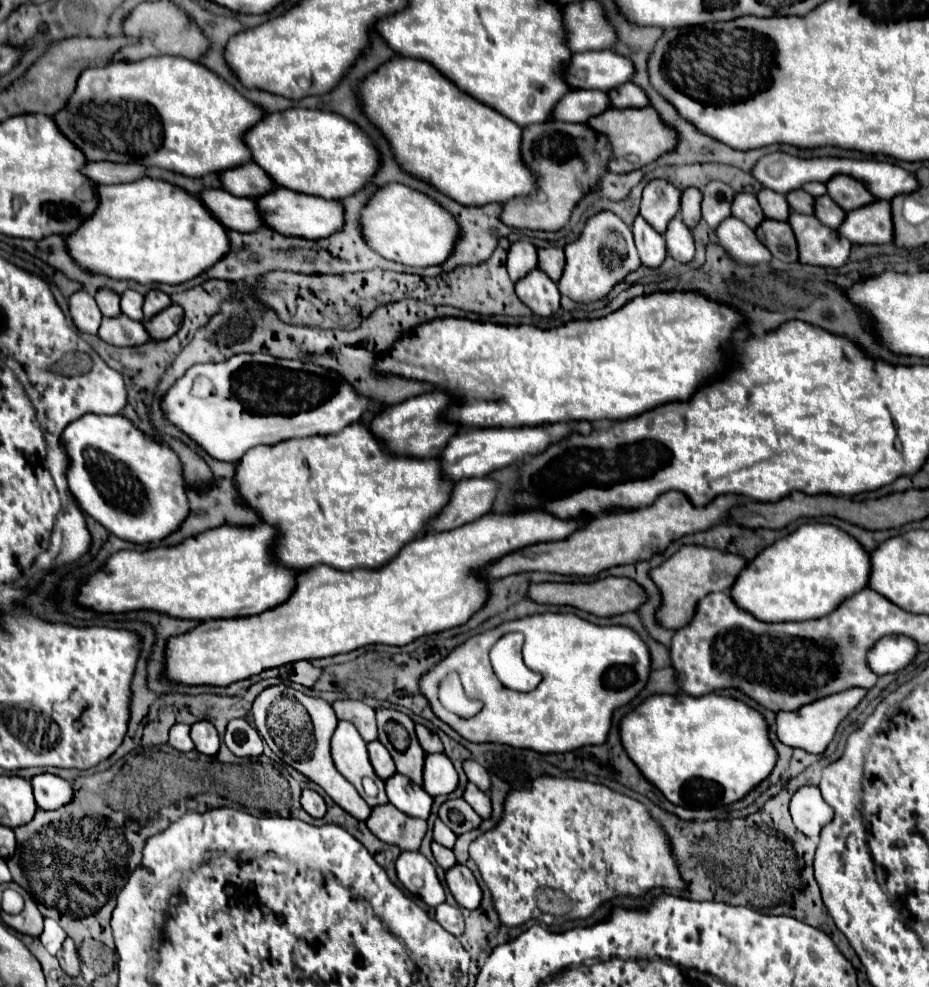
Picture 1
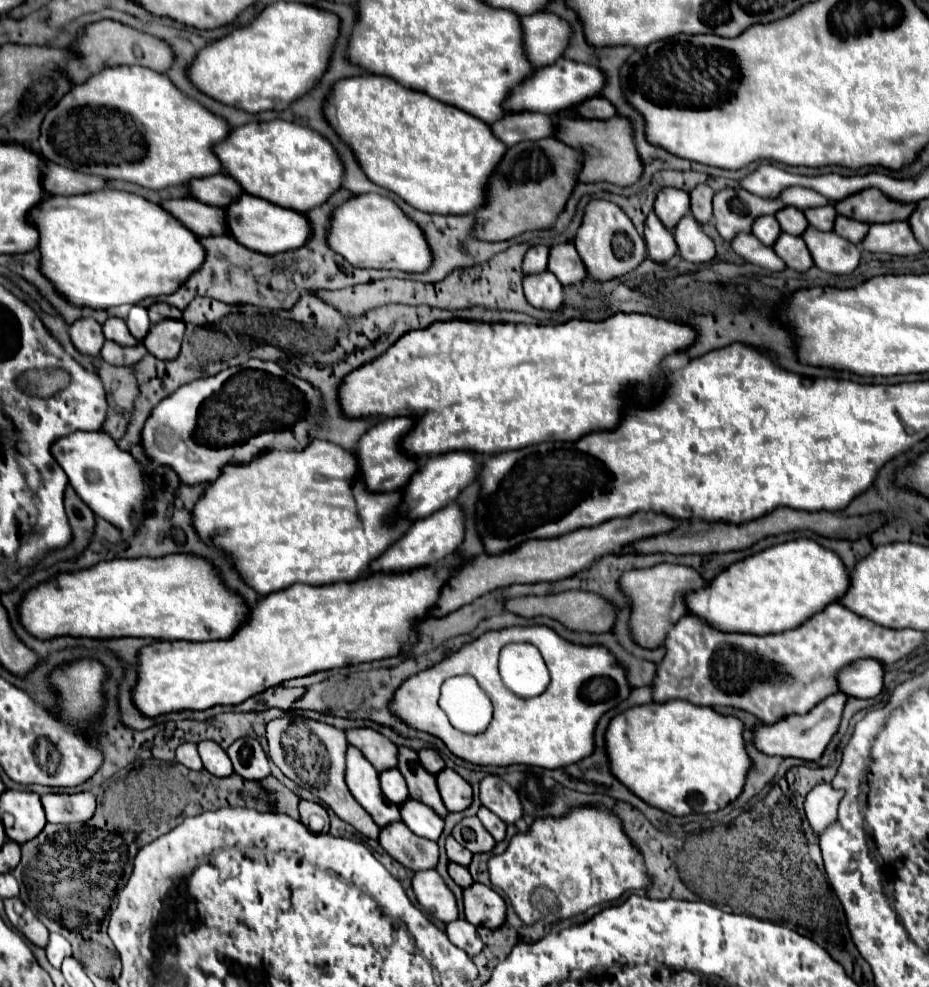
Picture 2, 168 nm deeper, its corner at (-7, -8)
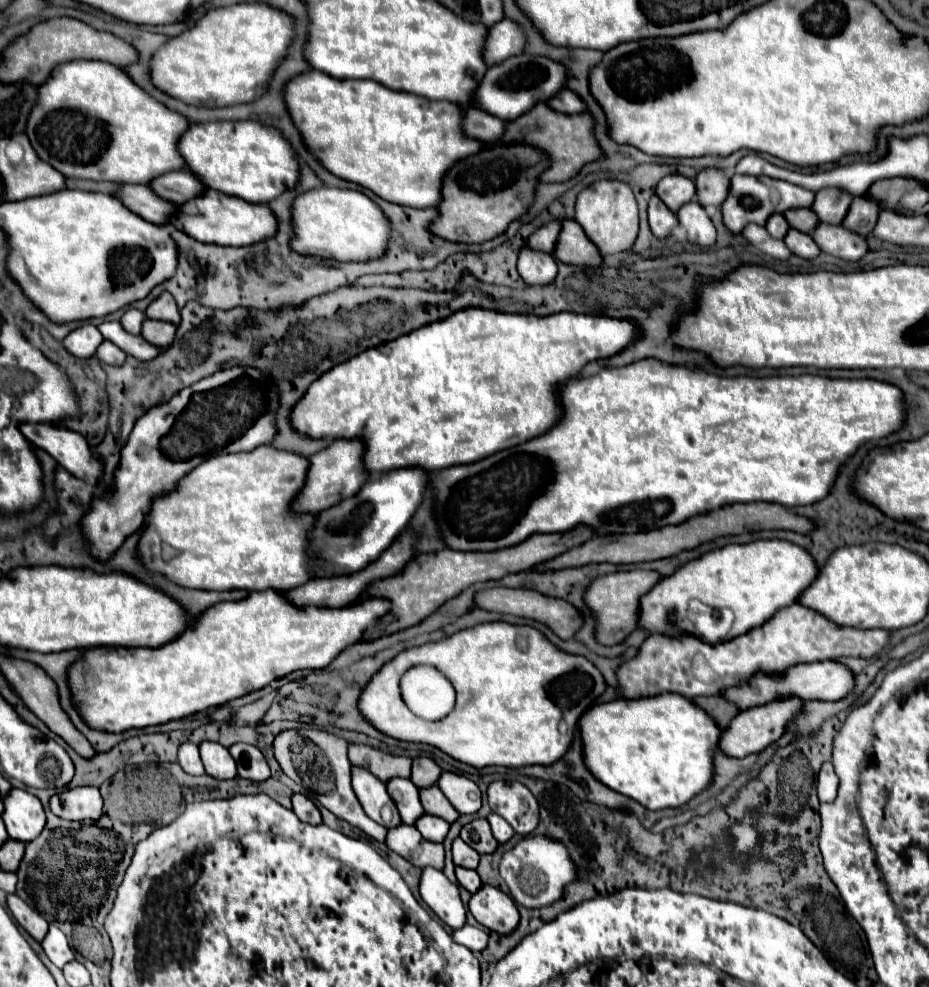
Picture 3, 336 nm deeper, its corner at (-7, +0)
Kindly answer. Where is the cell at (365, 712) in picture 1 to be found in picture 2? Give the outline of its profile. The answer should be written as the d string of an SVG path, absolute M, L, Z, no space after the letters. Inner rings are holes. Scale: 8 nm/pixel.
M351 728L345 730L345 736L349 744L363 752L363 756L377 768L377 772L397 766L397 748L381 732L373 728Z

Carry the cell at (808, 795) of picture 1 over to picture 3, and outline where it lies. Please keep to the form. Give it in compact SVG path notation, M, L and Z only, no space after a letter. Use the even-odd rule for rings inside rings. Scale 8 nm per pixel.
M825 762L819 778L817 778L817 792L819 792L819 800L821 802L831 802L837 796L837 786L839 786L839 778L835 774L835 768L831 762Z

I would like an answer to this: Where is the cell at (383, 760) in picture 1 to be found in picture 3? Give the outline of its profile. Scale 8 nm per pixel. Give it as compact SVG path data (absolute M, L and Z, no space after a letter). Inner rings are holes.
M395 778L387 782L387 792L393 798L393 802L399 808L401 822L413 826L419 816L423 816L423 806L419 802L419 790L413 786L411 780L405 778Z

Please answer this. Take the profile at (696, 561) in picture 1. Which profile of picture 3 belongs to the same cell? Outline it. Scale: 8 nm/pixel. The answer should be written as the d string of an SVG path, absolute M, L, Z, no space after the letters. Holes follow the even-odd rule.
M631 570L631 572L613 572L607 576L595 578L585 590L585 604L595 618L595 638L603 646L613 646L623 642L637 628L637 610L639 598L649 592L659 582L657 572L649 570Z

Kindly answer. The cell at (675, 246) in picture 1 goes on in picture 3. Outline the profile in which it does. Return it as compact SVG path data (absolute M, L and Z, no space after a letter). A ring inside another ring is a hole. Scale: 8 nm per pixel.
M697 200L683 204L683 208L679 208L677 212L677 218L679 218L679 224L687 230L687 236L691 242L705 248L715 244L715 226L709 220L705 208Z

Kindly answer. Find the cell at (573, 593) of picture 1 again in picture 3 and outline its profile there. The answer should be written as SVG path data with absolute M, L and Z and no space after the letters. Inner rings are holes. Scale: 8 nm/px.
M489 588L489 590L481 590L473 594L473 604L481 610L489 610L489 612L501 612L501 614L513 614L519 618L531 618L535 622L543 622L547 628L551 628L561 640L571 640L573 634L581 628L583 618L581 614L565 600L557 600L557 598L549 598L543 596L535 590L511 590L511 588Z

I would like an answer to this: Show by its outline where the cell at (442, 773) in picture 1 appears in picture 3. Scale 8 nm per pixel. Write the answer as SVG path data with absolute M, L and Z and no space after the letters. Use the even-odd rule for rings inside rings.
M443 772L437 786L459 814L475 814L481 808L481 790L465 776Z

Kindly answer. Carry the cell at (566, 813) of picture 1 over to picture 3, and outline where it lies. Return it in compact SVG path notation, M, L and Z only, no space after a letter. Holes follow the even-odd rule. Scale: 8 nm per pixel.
M535 836L521 840L513 850L505 852L499 864L499 872L515 902L525 908L543 908L561 898L563 886L575 880L577 868L561 842L547 840L545 836Z

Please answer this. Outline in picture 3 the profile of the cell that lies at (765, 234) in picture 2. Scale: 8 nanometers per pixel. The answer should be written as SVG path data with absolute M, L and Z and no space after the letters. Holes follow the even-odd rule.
M775 214L775 216L771 216L769 220L767 220L767 232L771 234L771 236L775 236L775 238L785 238L785 234L787 234L787 230L789 230L789 224L787 224L787 220L781 216L781 214Z

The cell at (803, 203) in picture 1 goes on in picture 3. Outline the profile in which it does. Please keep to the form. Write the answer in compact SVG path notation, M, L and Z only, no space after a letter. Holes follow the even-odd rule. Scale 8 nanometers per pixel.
M823 188L815 194L815 202L811 210L819 216L821 222L827 224L841 224L843 218L847 216L847 210L851 206L853 196L837 190L837 188Z

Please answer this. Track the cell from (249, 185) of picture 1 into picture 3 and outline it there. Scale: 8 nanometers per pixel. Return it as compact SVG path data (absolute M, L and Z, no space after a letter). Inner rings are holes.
M177 170L177 172L167 172L163 176L157 176L155 180L151 180L149 188L163 200L179 206L199 194L205 192L205 186L199 184L199 180L185 170Z

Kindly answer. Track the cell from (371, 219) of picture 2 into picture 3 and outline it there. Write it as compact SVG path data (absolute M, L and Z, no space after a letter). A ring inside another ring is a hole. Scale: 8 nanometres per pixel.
M313 188L299 194L291 202L293 236L291 248L301 254L317 254L335 260L369 260L379 258L387 250L391 226L381 208L357 190L339 188Z

